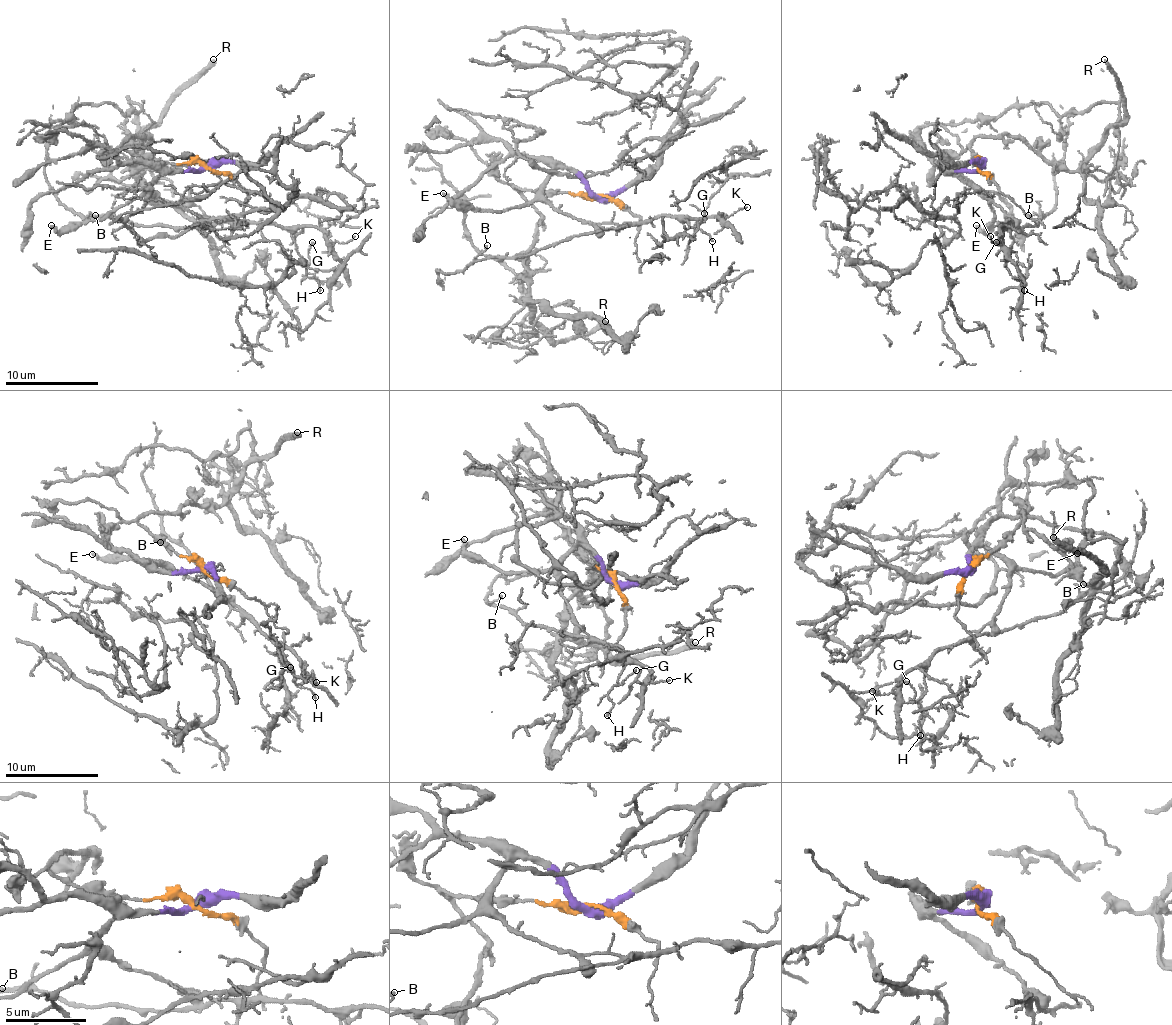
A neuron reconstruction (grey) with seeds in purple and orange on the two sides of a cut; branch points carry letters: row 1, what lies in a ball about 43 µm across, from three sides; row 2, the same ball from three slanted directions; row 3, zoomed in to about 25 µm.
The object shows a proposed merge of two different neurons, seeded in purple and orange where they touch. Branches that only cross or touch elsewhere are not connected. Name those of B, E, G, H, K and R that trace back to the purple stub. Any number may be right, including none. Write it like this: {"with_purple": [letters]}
{"with_purple": ["B", "E", "G", "H", "K"]}

